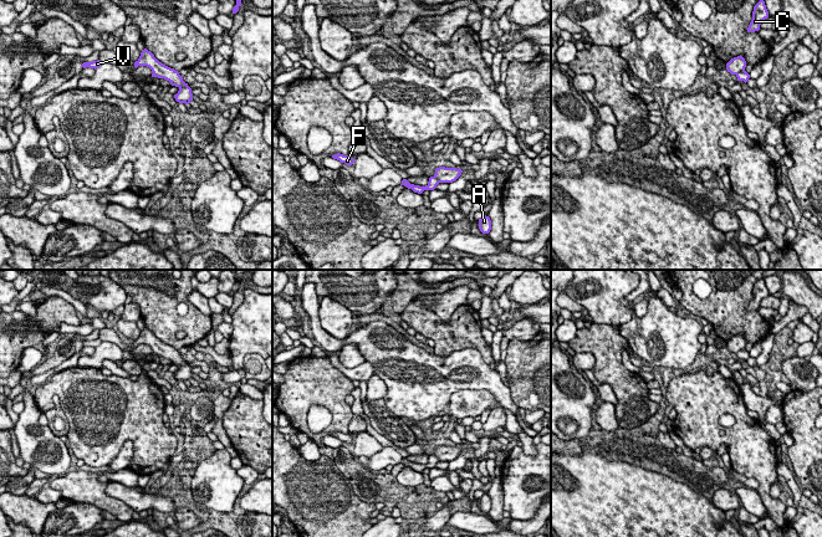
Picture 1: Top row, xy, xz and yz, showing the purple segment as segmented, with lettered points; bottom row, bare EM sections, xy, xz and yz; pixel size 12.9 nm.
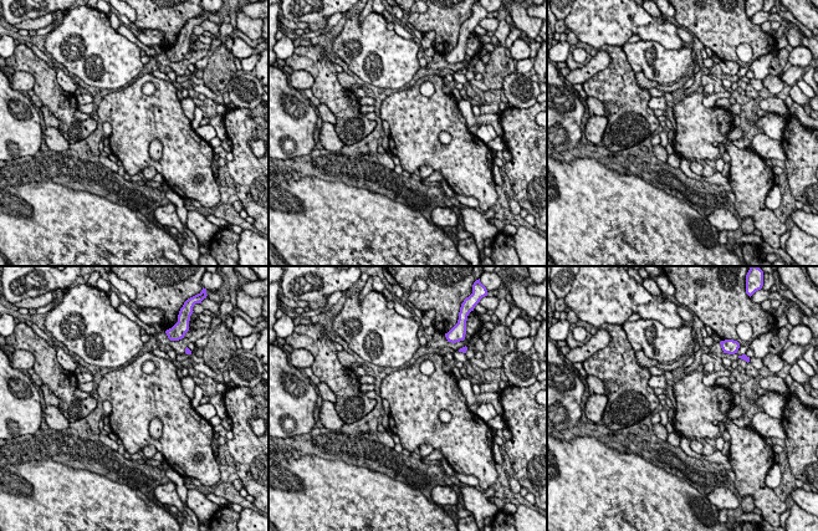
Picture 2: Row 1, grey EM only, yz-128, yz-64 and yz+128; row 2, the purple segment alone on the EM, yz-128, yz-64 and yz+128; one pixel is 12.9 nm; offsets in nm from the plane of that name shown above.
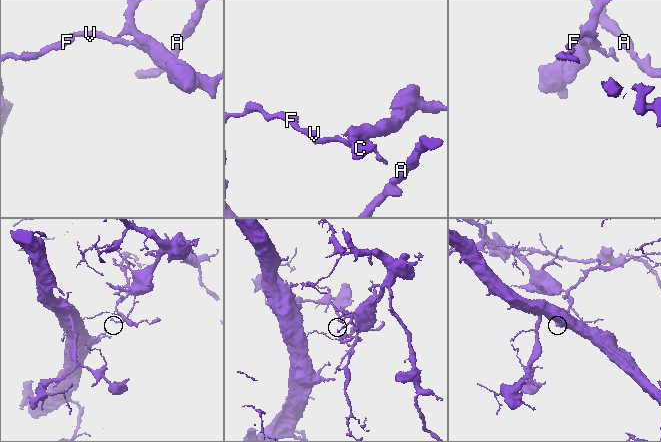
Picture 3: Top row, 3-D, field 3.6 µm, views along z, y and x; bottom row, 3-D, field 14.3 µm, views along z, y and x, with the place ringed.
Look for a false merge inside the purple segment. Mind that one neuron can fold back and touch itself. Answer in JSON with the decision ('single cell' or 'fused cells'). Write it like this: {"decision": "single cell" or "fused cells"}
{"decision": "fused cells"}

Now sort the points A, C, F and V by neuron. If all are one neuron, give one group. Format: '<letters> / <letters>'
A C / F V

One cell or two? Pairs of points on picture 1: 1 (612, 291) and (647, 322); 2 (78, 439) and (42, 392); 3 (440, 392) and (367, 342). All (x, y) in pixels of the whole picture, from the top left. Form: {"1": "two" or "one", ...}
{"1": "two", "2": "one", "3": "one"}

